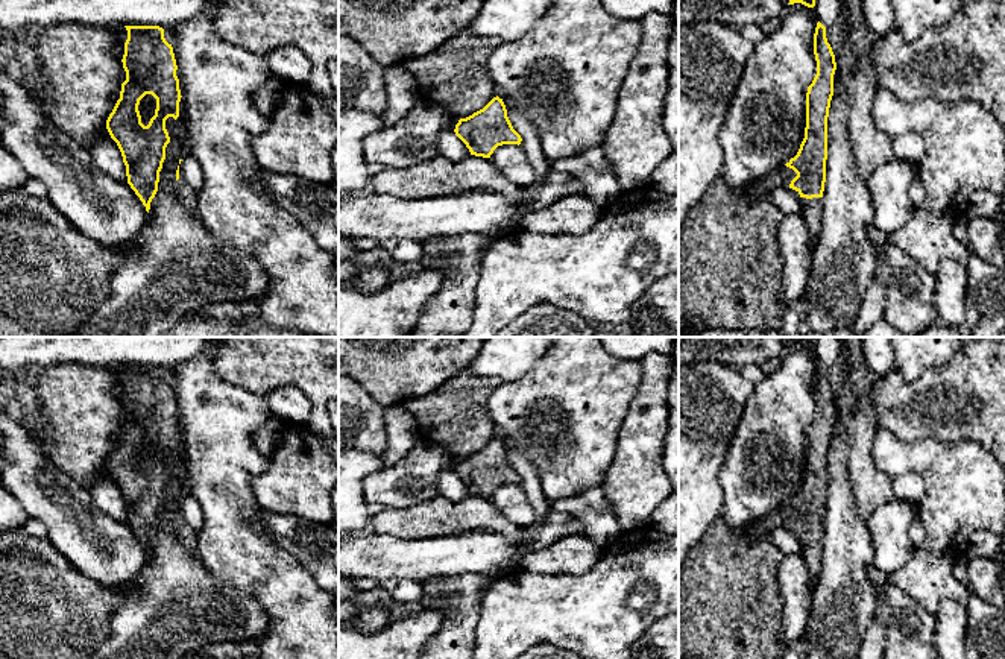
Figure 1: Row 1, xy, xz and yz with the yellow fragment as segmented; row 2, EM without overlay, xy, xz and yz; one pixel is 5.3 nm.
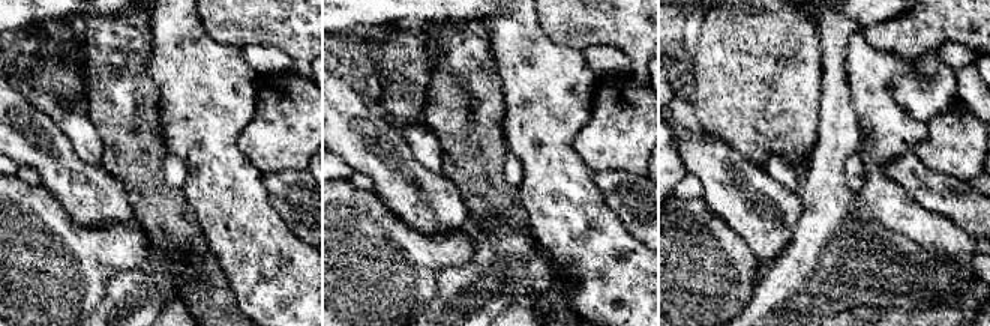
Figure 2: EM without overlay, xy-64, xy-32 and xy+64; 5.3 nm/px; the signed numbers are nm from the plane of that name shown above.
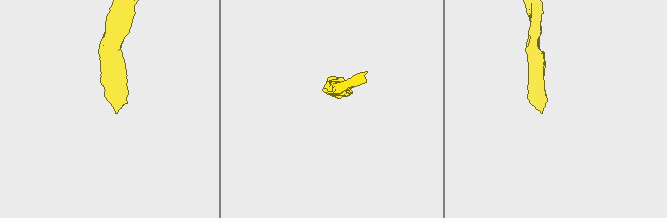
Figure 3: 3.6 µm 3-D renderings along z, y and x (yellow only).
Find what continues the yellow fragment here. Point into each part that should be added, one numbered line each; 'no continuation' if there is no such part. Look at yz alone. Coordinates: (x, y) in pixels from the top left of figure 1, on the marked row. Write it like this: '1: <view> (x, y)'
1: yz (811, 208)

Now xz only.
no continuation

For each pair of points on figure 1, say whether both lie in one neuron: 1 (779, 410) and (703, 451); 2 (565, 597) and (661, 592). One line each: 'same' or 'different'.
1: different
2: same

